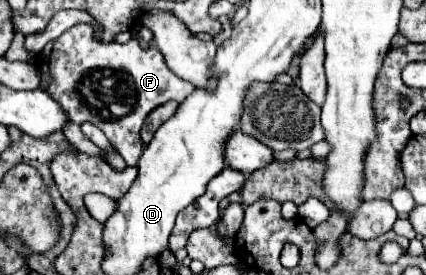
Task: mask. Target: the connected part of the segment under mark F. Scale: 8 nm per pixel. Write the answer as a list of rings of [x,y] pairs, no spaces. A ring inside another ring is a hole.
[[[78,23],[54,39],[38,57],[38,67],[42,75],[40,89],[50,93],[70,121],[90,121],[100,127],[128,165],[136,165],[142,155],[140,129],[150,111],[170,99],[180,103],[196,89],[166,67],[154,45],[142,49],[134,37],[128,43],[104,43],[94,37],[88,23]]]

